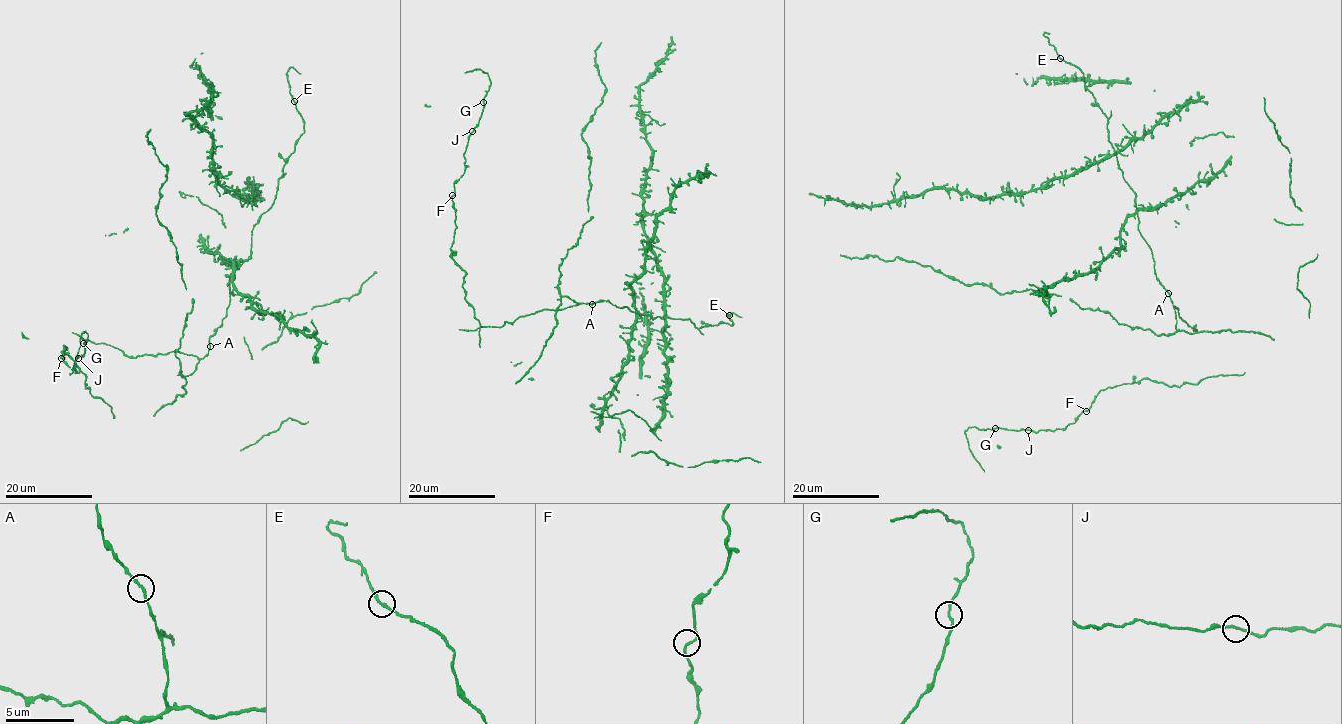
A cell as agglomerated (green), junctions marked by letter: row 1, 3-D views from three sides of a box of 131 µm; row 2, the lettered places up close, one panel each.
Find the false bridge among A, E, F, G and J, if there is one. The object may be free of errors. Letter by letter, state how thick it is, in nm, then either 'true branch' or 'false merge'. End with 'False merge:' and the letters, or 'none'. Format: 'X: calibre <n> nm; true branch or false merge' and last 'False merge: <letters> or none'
A: calibre 160 nm; true branch
E: calibre 170 nm; true branch
F: calibre 170 nm; true branch
G: calibre 160 nm; true branch
J: calibre 180 nm; true branch
False merge: none

